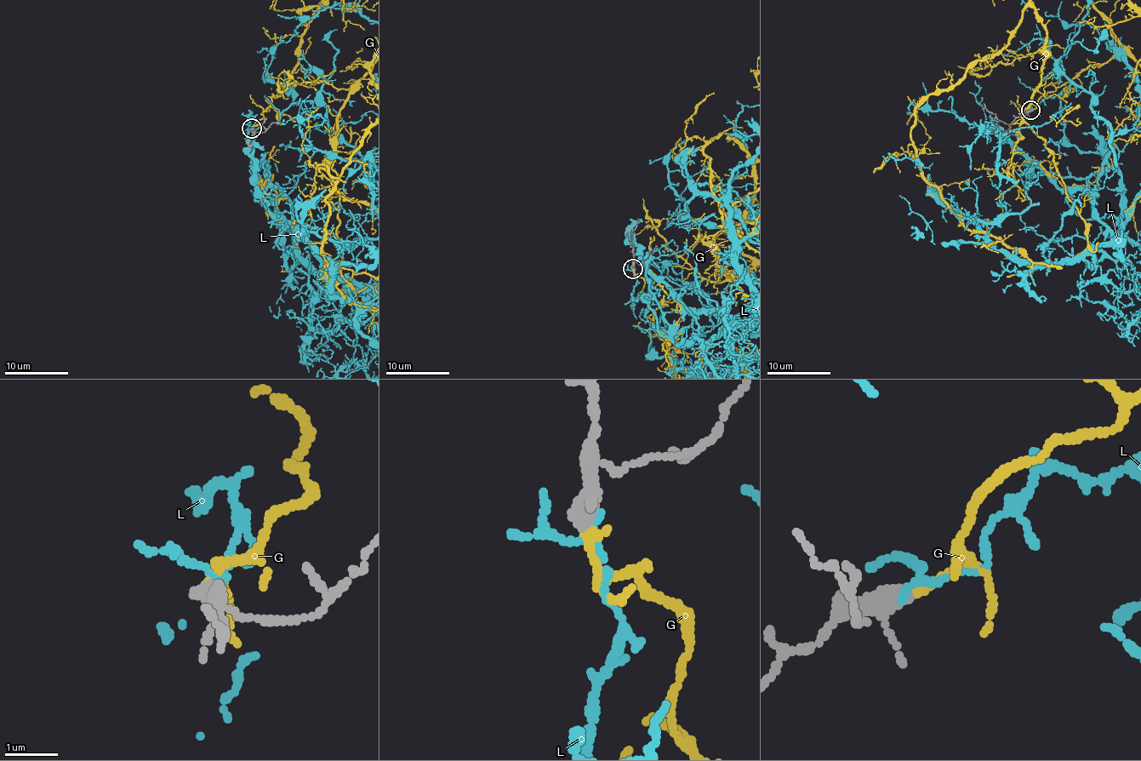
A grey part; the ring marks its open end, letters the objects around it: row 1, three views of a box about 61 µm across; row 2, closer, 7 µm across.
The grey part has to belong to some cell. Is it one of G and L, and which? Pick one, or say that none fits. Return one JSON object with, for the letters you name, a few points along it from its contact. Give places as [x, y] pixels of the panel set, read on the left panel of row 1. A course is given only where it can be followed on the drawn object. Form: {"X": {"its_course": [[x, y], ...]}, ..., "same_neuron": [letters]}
{"same_neuron": ["G"]}

